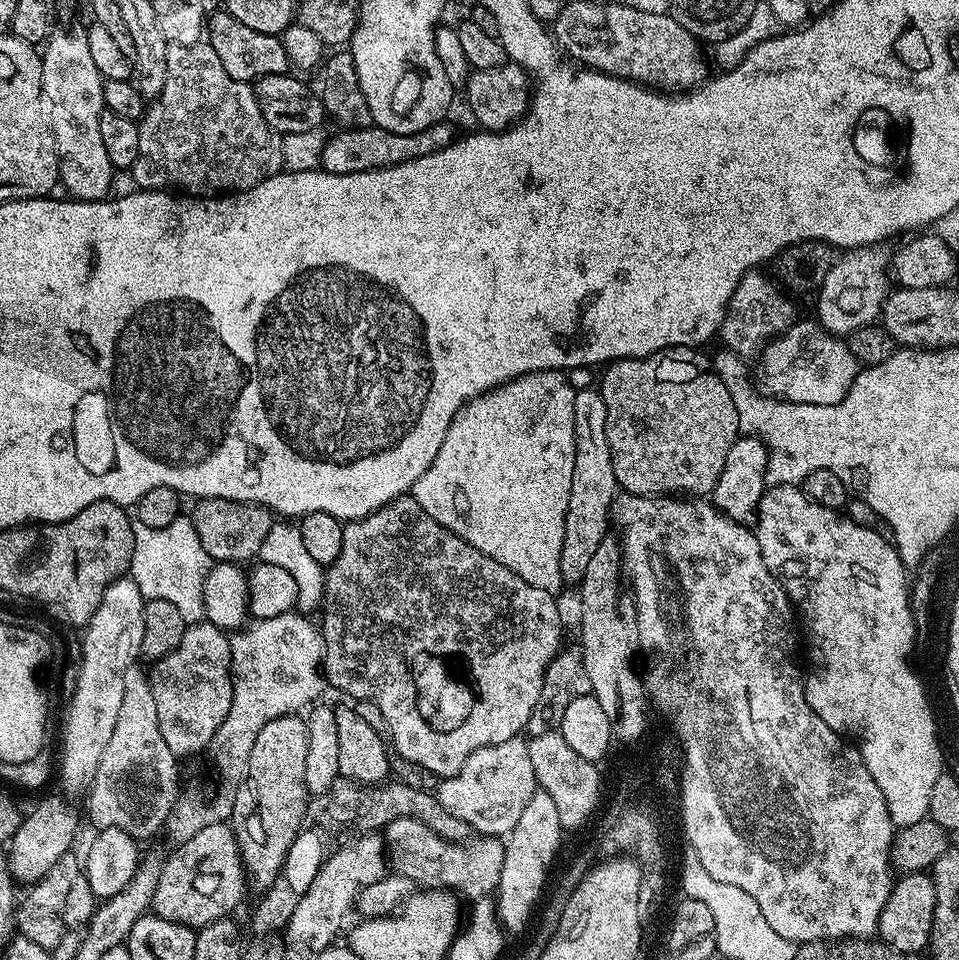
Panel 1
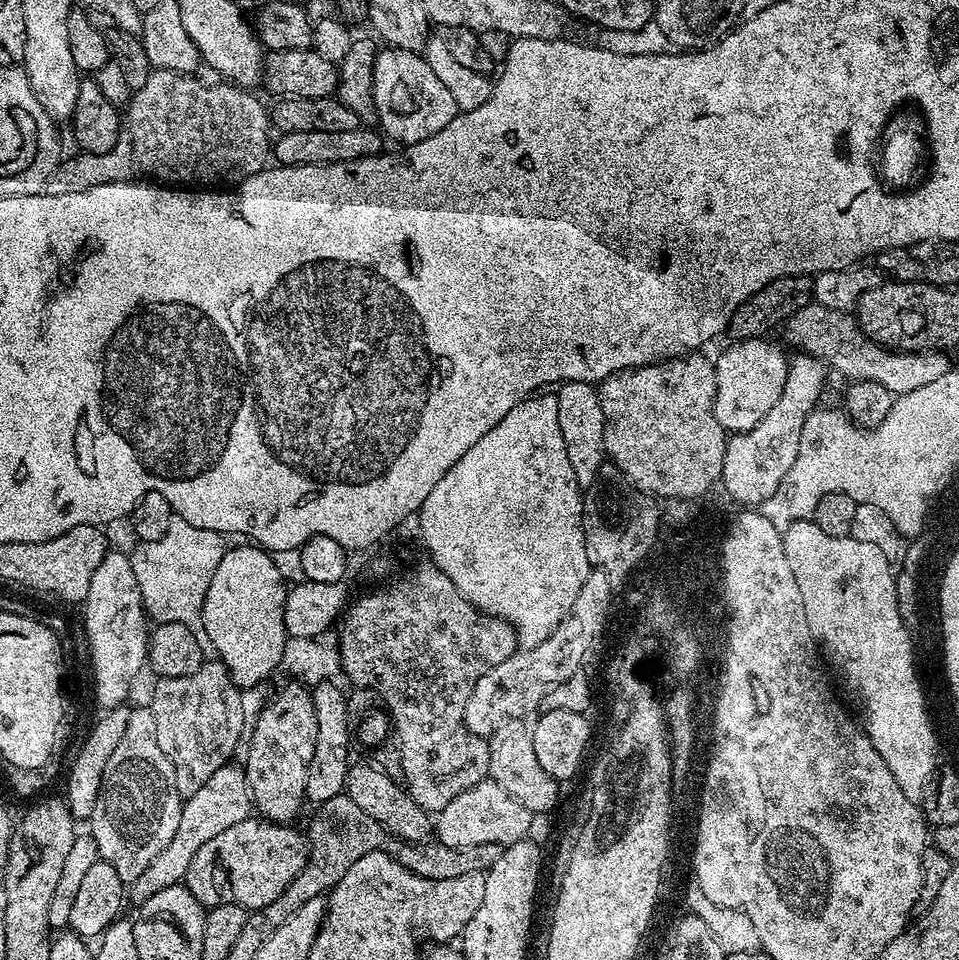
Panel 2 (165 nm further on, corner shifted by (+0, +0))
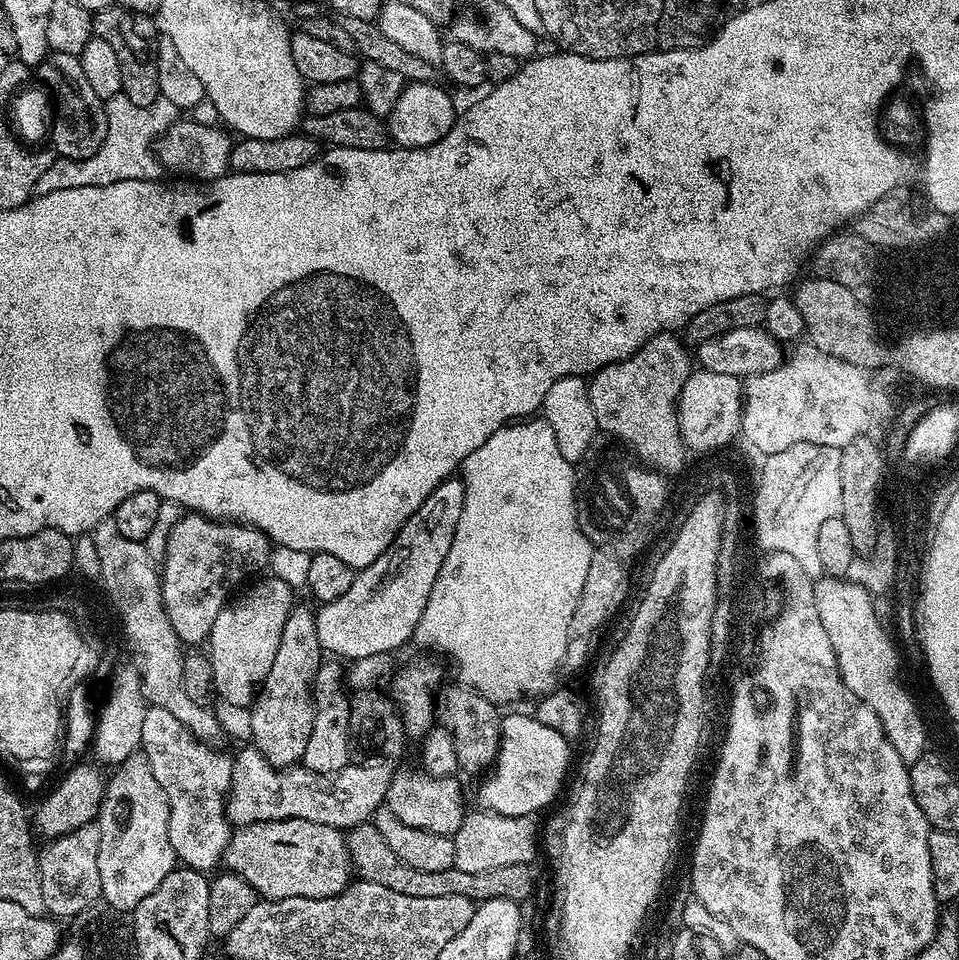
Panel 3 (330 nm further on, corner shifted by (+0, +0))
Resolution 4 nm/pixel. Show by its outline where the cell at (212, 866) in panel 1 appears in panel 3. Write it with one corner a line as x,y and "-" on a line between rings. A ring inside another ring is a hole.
302,818
258,822
237,827
228,837
222,864
227,871
237,872
239,876
246,878
246,882
254,886
257,897
266,900
330,898
348,887
354,876
345,833
334,826
323,825
318,821
304,821

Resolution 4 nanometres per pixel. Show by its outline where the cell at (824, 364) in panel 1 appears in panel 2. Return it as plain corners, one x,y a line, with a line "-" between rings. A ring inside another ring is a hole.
768,338
737,340
727,346
729,348
720,357
715,357
714,360
716,366
716,397
712,401
714,402
714,414
720,425
724,427
725,433
735,434
758,426
758,422
762,422
766,410
770,410
770,406
774,406
774,402
778,402
778,398
782,394
782,386
786,386
790,360
787,355
784,357
783,350
778,345
771,344

